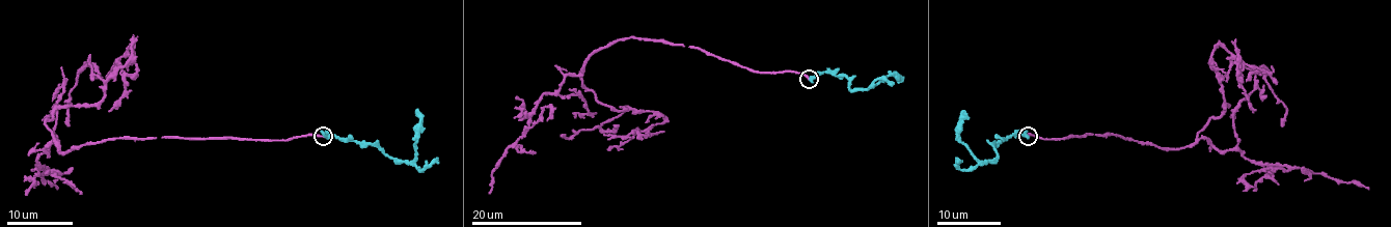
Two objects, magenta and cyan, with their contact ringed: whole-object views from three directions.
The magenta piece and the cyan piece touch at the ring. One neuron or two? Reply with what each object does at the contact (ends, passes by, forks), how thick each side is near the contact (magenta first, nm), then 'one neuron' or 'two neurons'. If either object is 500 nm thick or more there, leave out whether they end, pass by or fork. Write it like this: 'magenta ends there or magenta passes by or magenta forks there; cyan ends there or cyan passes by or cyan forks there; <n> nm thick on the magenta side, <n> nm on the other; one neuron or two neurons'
magenta ends there; cyan ends there; 220 nm thick on the magenta side, 480 nm on the other; two neurons

